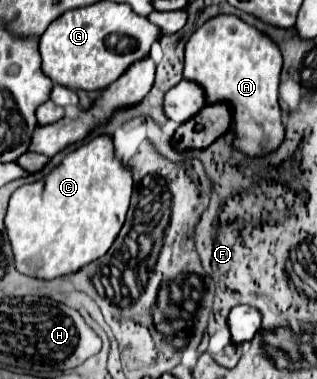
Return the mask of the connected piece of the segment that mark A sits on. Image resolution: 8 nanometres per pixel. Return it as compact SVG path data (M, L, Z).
M216 16L208 20L202 28L198 28L188 44L186 44L186 62L184 62L184 80L198 82L204 88L204 96L208 104L226 102L232 108L232 128L236 138L232 140L234 150L258 158L264 152L274 152L284 140L284 124L282 124L282 110L278 104L278 82L282 70L282 56L276 44L260 34L254 26L248 26L238 16Z

